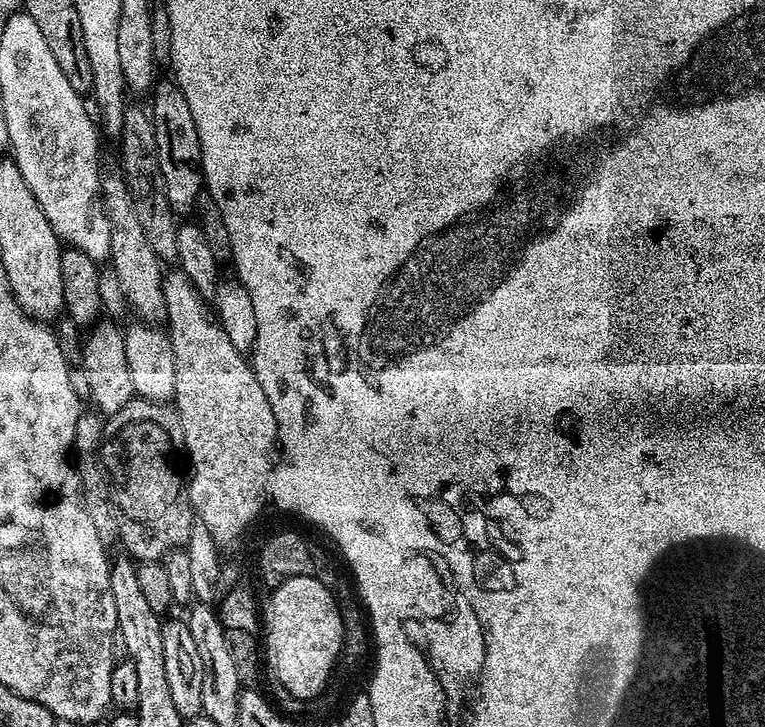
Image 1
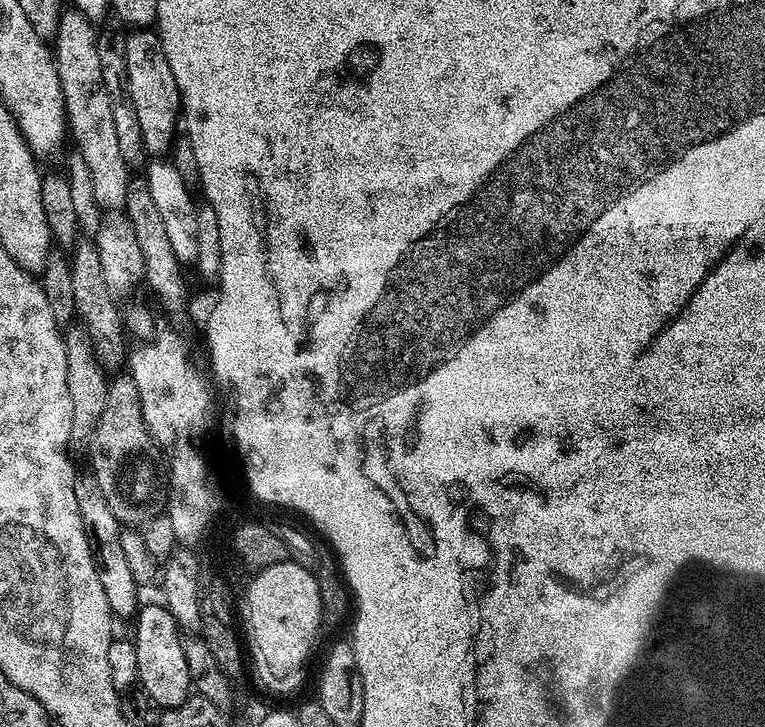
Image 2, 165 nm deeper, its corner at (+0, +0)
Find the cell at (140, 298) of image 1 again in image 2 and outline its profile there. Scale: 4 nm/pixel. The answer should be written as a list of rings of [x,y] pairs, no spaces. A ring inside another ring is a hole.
[[[61,11],[54,41],[54,59],[64,95],[64,115],[70,140],[76,143],[75,151],[90,170],[90,182],[94,182],[94,198],[104,210],[123,209],[128,197],[130,165],[122,158],[118,146],[118,133],[114,126],[114,97],[108,93],[109,85],[102,78],[102,66],[98,63],[96,37],[98,28],[81,12]]]

